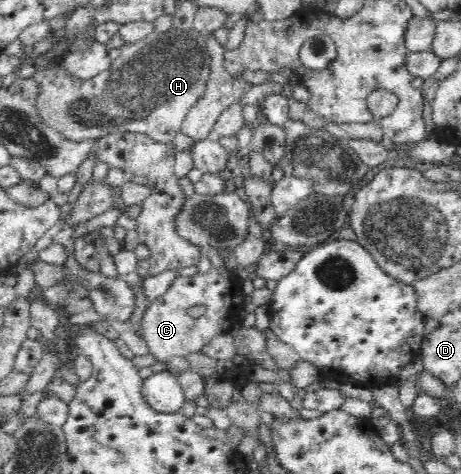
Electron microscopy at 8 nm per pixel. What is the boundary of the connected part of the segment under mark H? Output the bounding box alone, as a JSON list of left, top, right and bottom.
[33,27,211,143]

